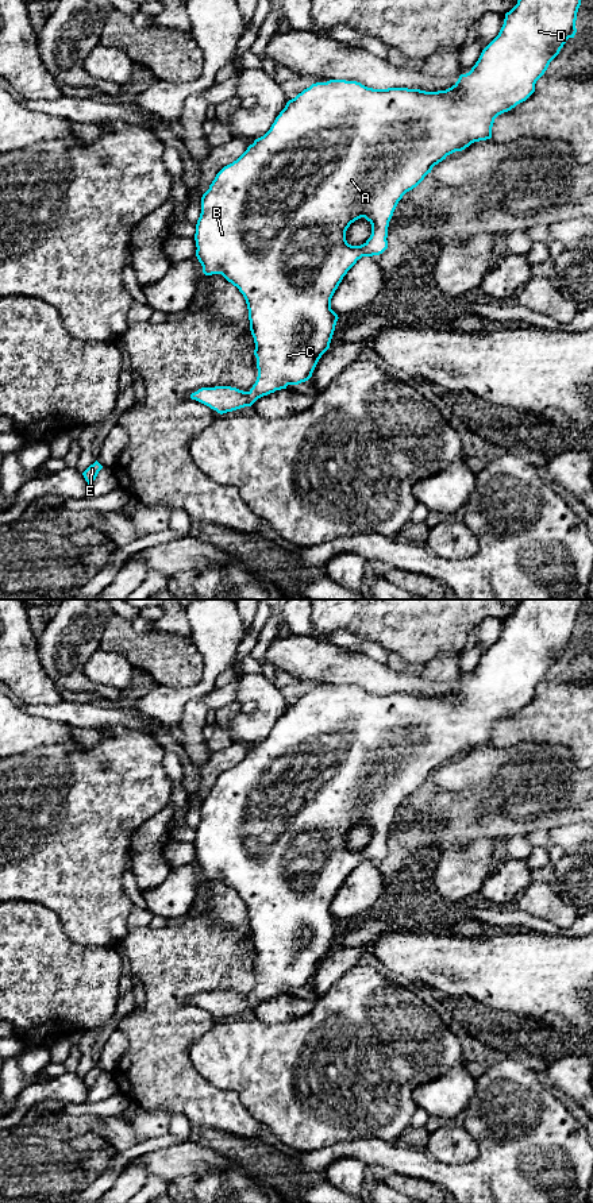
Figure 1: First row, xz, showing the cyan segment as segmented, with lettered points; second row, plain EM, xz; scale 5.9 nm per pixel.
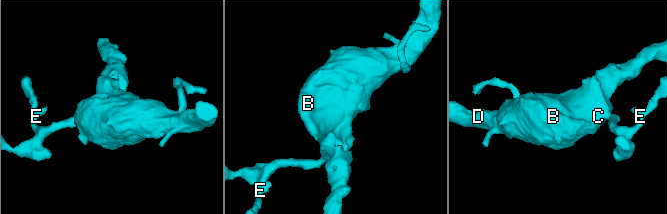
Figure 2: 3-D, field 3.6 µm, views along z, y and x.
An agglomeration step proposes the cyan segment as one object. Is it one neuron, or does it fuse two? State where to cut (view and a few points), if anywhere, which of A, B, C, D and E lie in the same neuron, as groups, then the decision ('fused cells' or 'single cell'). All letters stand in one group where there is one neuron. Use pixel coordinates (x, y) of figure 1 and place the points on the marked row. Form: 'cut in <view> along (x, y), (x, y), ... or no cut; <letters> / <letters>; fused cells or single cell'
no cut; A B C D E; single cell

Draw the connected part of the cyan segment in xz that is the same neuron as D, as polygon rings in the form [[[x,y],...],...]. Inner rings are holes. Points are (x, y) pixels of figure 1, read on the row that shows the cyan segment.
[[[517,0],[517,4],[505,14],[504,24],[498,35],[482,50],[478,61],[466,74],[461,74],[458,81],[446,90],[426,92],[408,88],[373,89],[357,81],[330,80],[316,82],[304,89],[294,99],[289,100],[285,108],[276,117],[270,130],[232,163],[224,166],[215,177],[209,189],[201,197],[201,213],[196,224],[196,257],[203,266],[205,275],[222,274],[228,282],[243,294],[250,320],[250,331],[254,338],[258,377],[249,392],[231,386],[201,387],[190,394],[196,400],[217,413],[223,415],[244,406],[251,406],[258,398],[286,389],[288,385],[299,385],[308,381],[321,358],[330,348],[330,343],[338,321],[338,315],[331,309],[331,298],[347,271],[362,257],[380,255],[388,248],[388,227],[393,212],[403,196],[416,188],[432,167],[446,159],[447,155],[462,151],[474,142],[492,138],[494,119],[525,101],[534,92],[536,81],[544,74],[550,62],[559,54],[569,38],[574,38],[577,28],[577,12],[581,0]],[[365,217],[371,224],[370,238],[361,246],[351,246],[346,240],[346,231],[351,223]]]

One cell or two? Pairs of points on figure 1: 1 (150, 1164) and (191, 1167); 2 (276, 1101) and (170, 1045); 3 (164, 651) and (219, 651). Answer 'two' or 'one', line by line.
1: one
2: two
3: two

